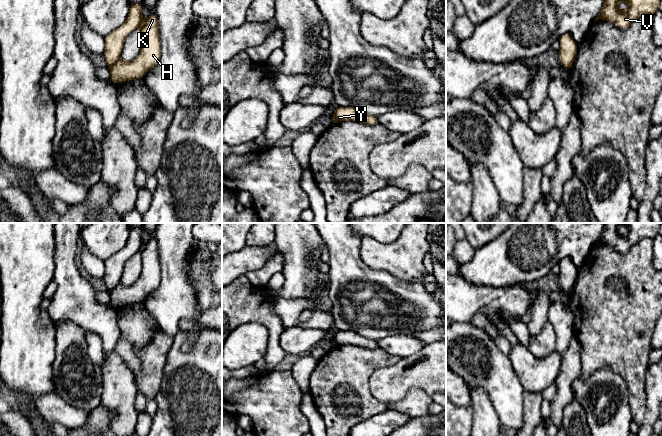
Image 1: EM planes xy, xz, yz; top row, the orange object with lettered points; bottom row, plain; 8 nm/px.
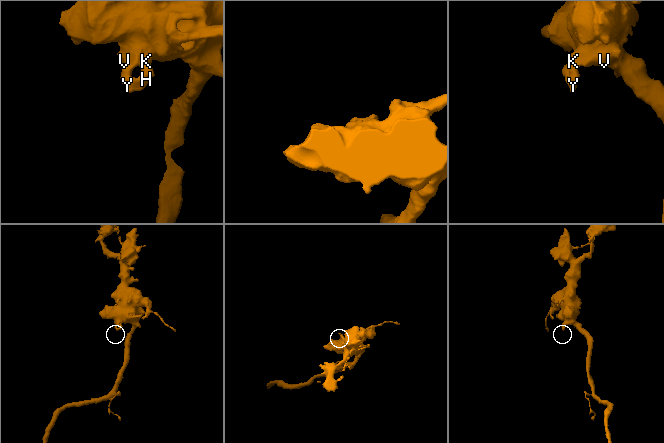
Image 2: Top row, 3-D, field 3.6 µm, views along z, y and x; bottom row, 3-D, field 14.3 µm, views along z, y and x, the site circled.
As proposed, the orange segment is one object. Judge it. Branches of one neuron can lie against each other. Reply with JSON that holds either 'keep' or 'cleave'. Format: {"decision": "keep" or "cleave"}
{"decision": "keep"}

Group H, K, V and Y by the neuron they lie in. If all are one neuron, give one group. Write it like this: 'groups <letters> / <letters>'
groups H K V Y

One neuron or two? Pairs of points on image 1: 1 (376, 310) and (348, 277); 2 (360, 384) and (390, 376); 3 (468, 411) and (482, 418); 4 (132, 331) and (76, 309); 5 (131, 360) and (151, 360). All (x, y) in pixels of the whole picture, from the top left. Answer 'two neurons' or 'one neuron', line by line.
1: one neuron
2: two neurons
3: two neurons
4: two neurons
5: two neurons

